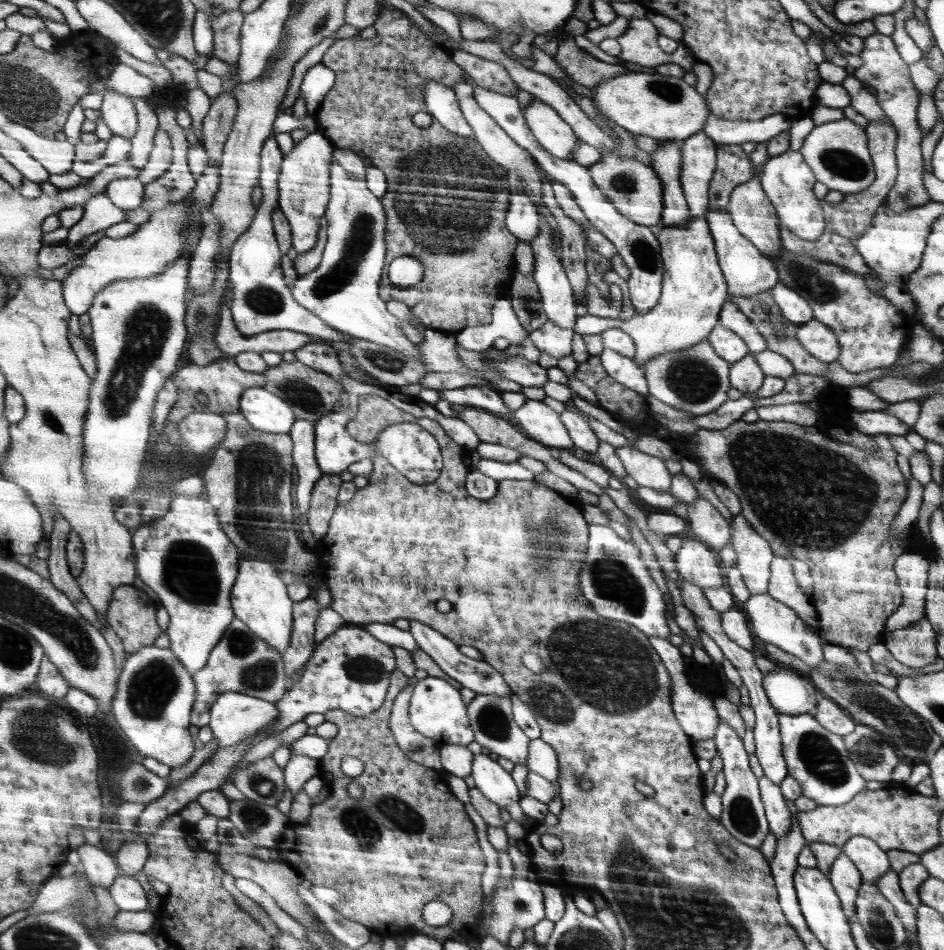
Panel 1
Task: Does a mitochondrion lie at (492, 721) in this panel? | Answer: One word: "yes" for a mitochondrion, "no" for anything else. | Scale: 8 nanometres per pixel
yes

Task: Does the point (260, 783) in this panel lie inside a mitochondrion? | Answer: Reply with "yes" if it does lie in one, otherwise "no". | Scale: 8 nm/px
yes

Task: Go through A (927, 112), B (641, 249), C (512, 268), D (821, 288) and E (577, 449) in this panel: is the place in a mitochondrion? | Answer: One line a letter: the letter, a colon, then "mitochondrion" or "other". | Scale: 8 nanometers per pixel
A: other
B: mitochondrion
C: other
D: mitochondrion
E: other

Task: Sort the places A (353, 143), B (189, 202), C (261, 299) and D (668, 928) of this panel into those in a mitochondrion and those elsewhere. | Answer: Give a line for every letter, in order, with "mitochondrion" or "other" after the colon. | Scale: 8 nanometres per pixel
A: other
B: other
C: mitochondrion
D: mitochondrion

